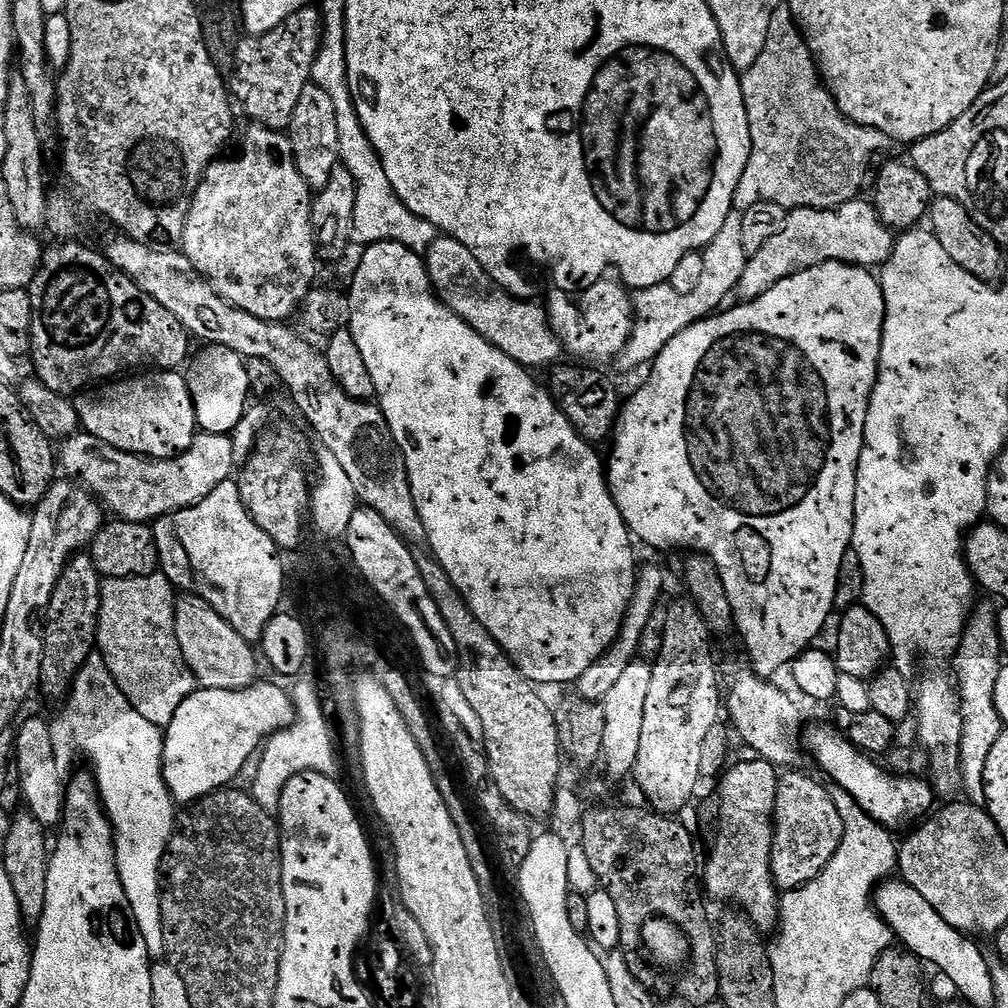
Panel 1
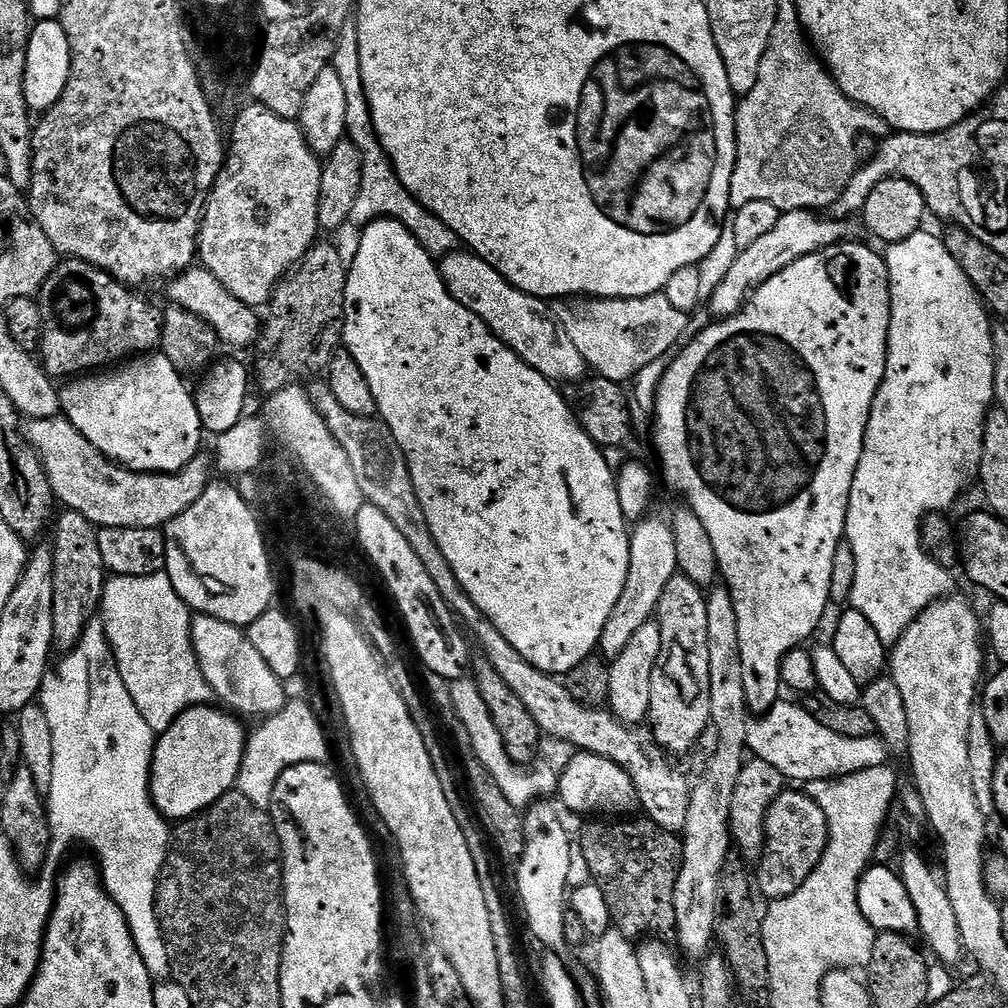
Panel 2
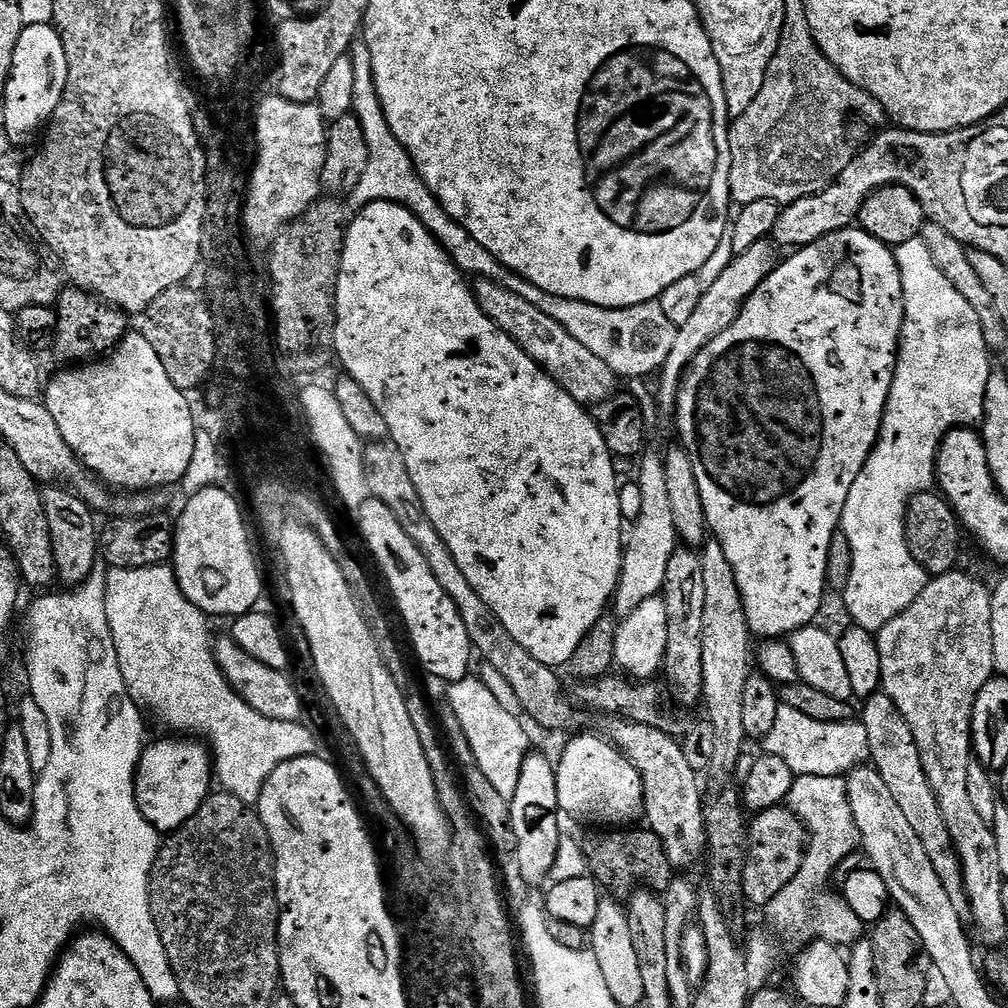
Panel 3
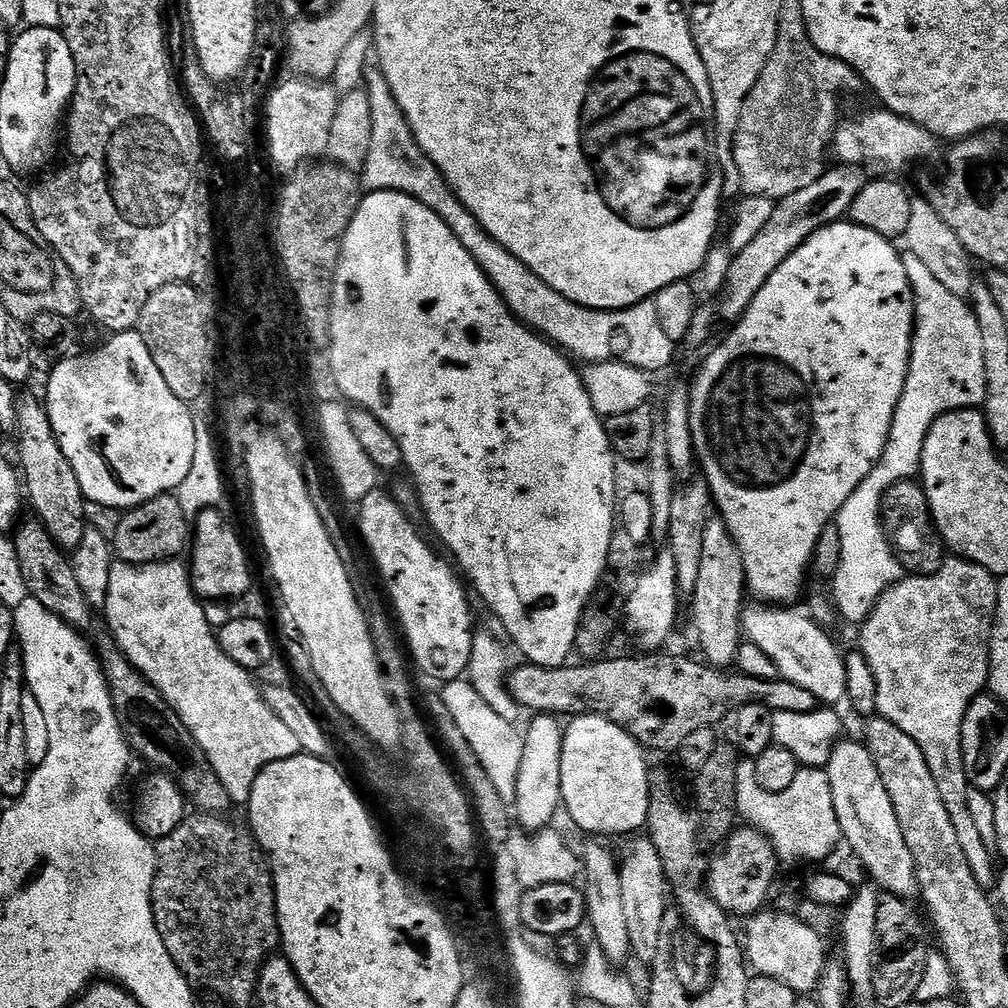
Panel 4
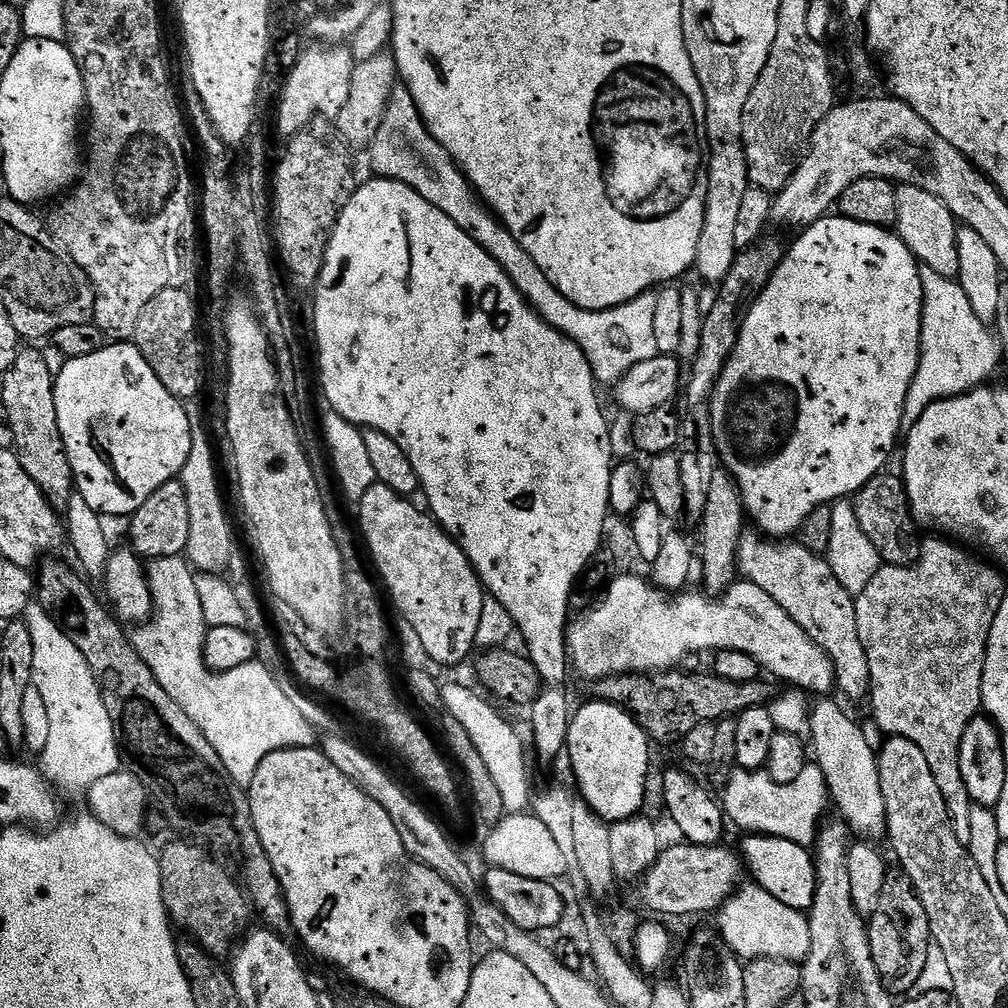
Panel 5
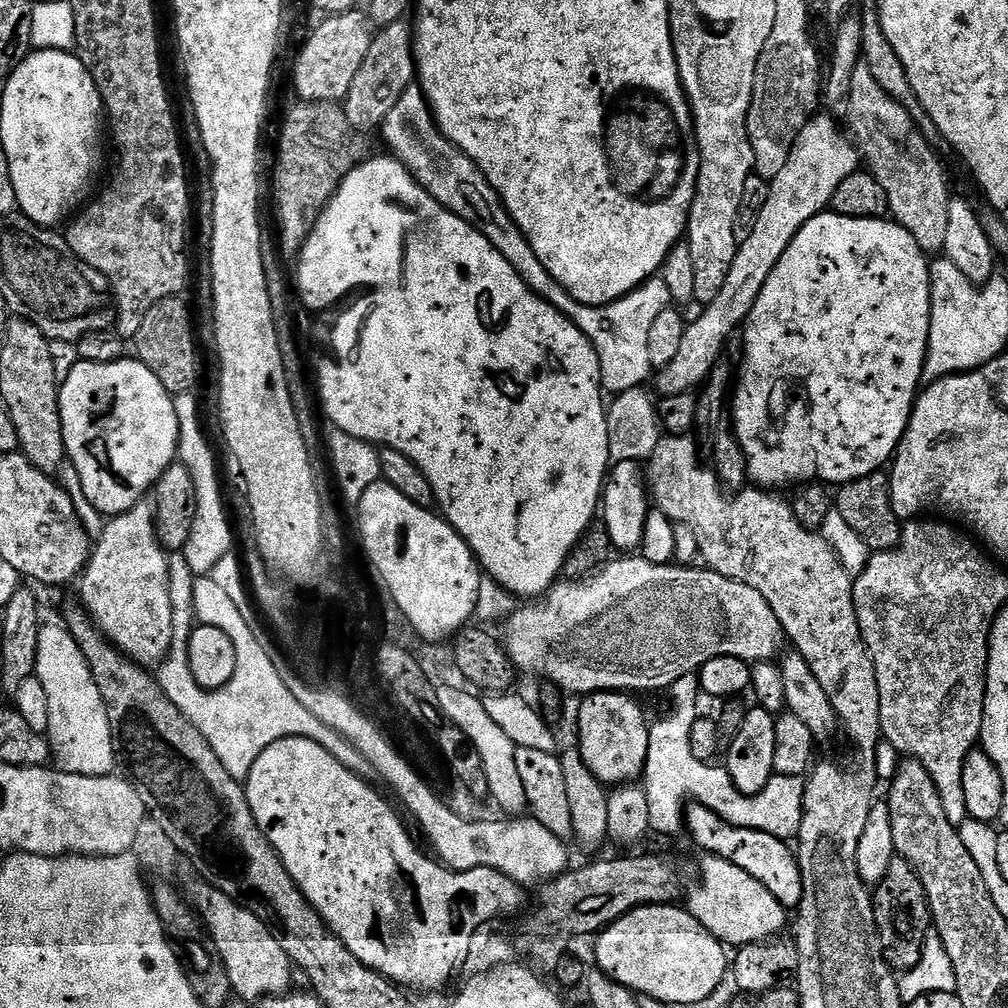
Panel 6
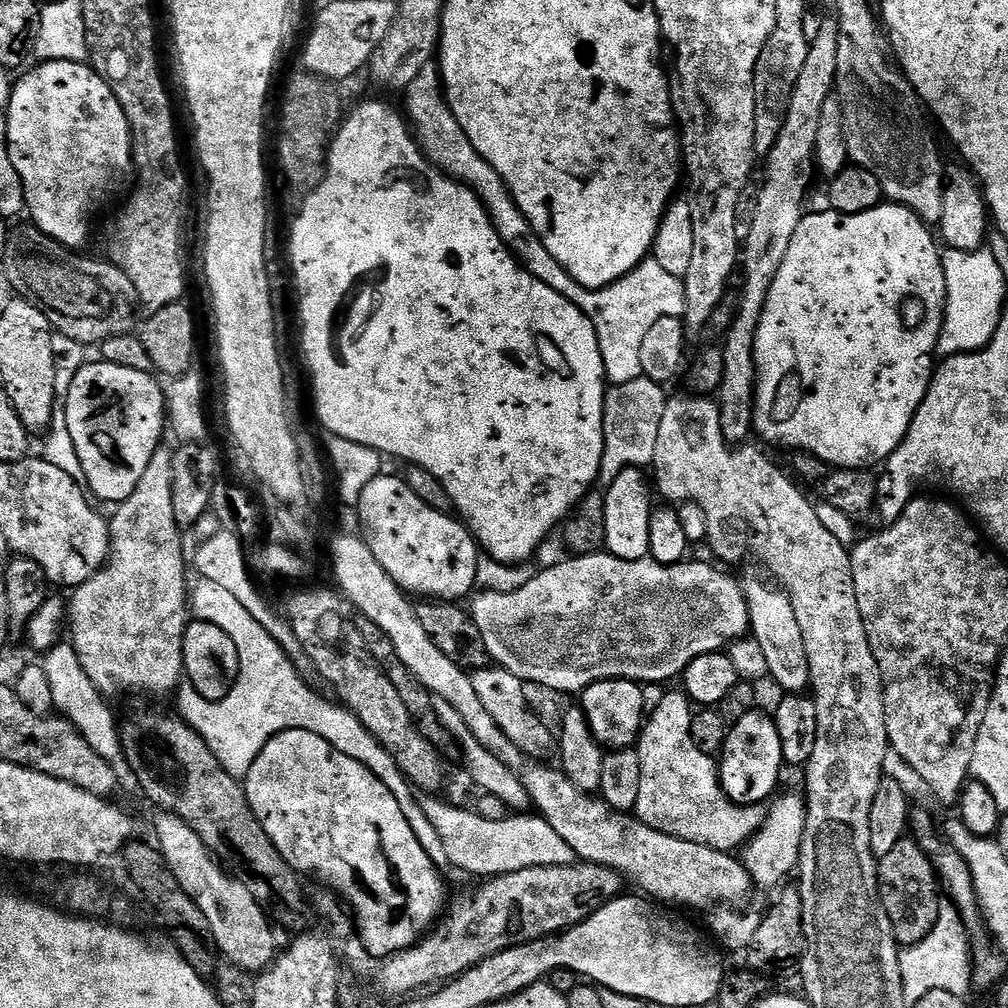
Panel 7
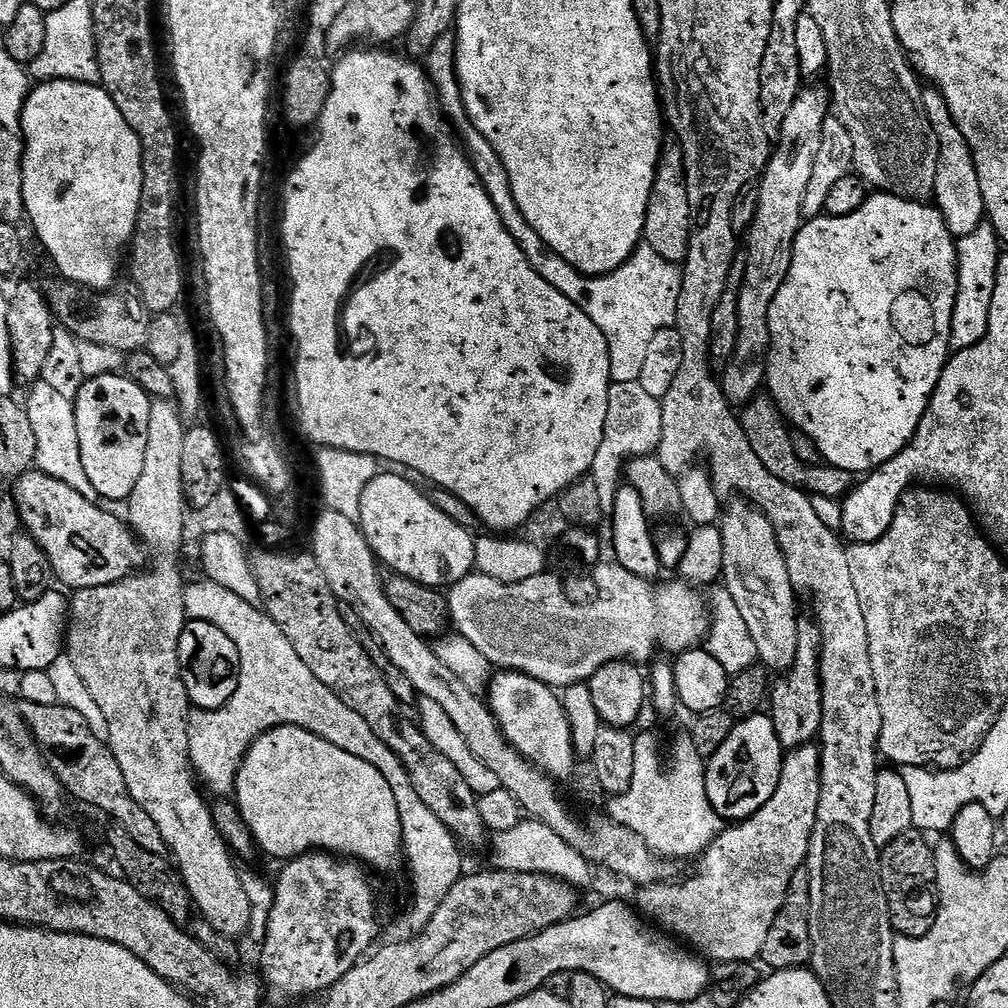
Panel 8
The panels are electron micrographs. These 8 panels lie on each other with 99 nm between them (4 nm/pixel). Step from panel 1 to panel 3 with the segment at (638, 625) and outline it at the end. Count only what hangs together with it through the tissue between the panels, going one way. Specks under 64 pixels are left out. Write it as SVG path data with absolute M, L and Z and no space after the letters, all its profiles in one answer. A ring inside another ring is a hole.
M659 459L646 461L638 483L642 494L642 510L640 517L631 525L630 535L626 540L620 581L616 584L614 597L615 615L620 618L634 614L634 610L638 610L638 606L642 606L646 598L661 595L666 582L666 566L670 566L670 558L678 547L663 463Z

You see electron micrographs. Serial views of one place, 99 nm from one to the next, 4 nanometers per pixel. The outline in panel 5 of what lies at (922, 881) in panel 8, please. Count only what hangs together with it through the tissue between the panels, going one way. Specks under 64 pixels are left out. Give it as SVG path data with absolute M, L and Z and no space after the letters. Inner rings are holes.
M899 866L889 867L886 882L882 885L882 898L878 898L878 910L874 910L868 924L868 937L874 966L886 990L896 998L911 993L926 966L926 954L934 951L934 943L930 922L914 882Z

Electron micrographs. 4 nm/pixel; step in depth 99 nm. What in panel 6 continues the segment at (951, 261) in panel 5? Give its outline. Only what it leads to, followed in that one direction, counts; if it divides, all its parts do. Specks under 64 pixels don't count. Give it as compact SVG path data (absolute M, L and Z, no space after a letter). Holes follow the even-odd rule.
M862 62L854 70L854 78L850 78L846 123L867 171L886 190L891 219L910 230L914 242L926 254L943 253L950 211L948 176L927 138L916 129L911 114L880 85L868 62Z

